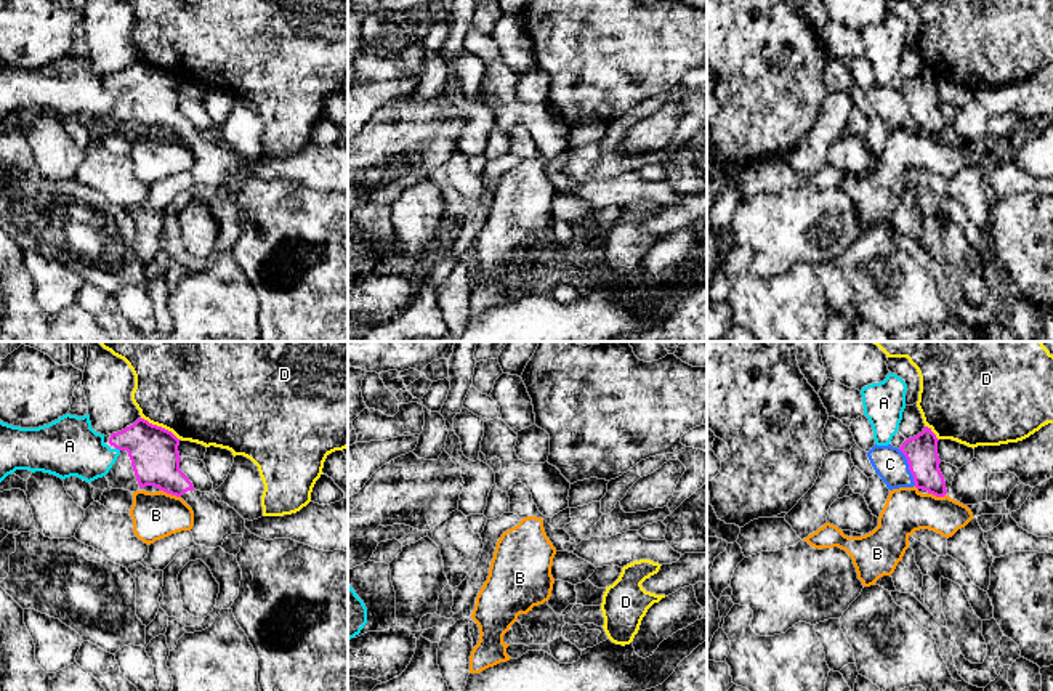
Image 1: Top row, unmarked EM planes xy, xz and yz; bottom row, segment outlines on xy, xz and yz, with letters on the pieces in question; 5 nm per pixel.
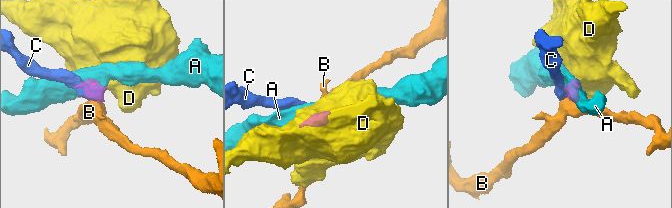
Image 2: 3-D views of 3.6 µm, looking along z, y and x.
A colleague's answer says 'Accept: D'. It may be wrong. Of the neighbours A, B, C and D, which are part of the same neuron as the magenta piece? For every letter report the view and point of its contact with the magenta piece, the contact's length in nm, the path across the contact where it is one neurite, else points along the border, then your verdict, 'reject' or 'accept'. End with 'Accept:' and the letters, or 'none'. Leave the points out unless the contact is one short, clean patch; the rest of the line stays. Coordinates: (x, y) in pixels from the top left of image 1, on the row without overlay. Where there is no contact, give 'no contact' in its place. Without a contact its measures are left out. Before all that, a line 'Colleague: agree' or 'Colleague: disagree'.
Colleague: disagree
A: contact xy (117, 88); length 30 nm; border xy (116, 88), (119, 92); reject
B: contact xy (170, 133); length 110 nm; border xy (161, 130), (180, 138); reject
C: contact yz (909, 108); length 200 nm; border yz (898, 90), (904, 96), (915, 125); reject
D: contact xy (159, 68); length 240 nm; border xy (140, 58), (167, 69), (178, 80); reject
Accept: none

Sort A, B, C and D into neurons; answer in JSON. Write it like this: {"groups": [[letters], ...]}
{"groups": [["A"], ["B"], ["C"], ["D"]]}

